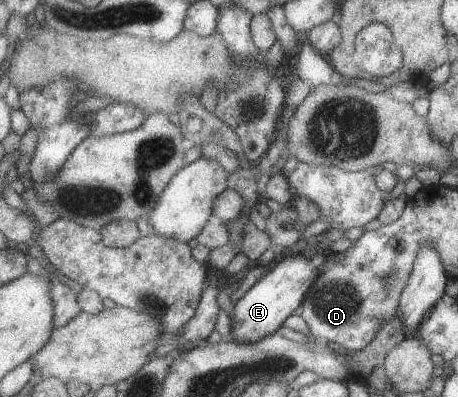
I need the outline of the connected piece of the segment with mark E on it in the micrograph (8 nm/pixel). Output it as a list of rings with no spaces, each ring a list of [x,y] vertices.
[[[302,254],[287,256],[277,262],[233,303],[229,323],[231,341],[255,343],[282,327],[290,313],[301,305],[301,299],[305,297],[305,291],[311,287],[315,277],[317,277],[317,268],[311,265],[310,259]]]

